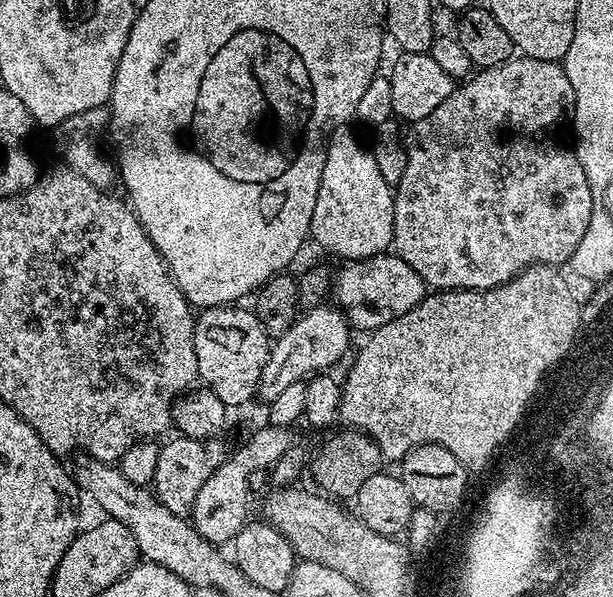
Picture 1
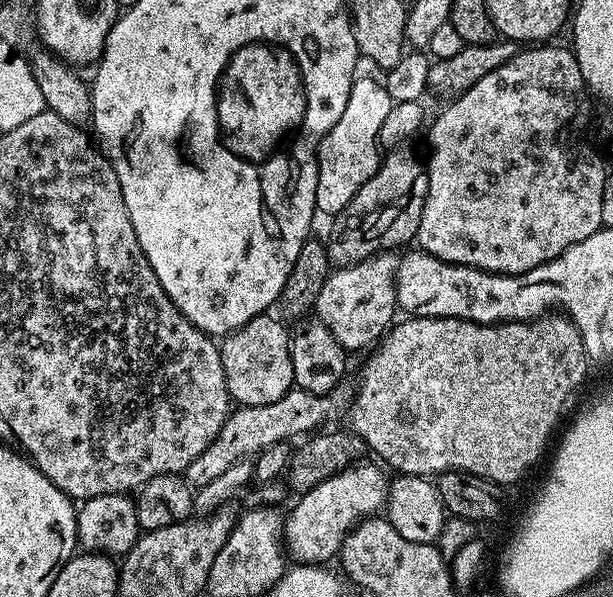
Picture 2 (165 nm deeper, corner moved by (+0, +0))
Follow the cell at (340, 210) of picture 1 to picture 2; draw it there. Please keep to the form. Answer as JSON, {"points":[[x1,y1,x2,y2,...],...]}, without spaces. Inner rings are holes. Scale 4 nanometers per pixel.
{"points":[[362,76,353,79,350,99,346,101,346,110,342,110,342,118,334,122,316,150,316,211,320,214,341,212,350,198,354,198,354,194,358,194,358,190,362,190,364,183,376,173,382,159,382,149,378,143,380,131,394,101,379,79,371,80,368,76]]}

